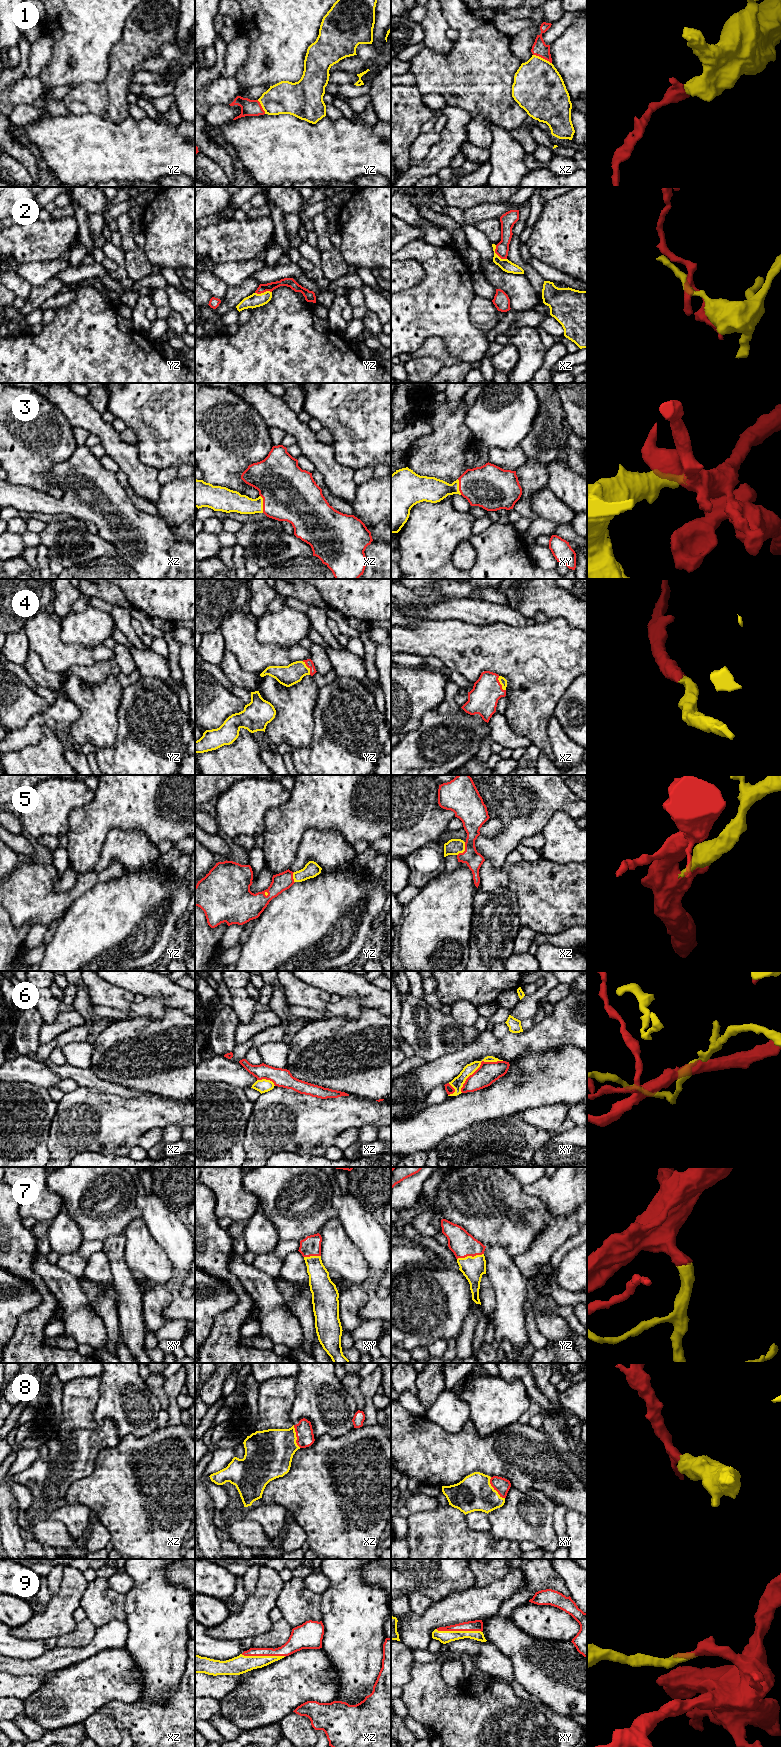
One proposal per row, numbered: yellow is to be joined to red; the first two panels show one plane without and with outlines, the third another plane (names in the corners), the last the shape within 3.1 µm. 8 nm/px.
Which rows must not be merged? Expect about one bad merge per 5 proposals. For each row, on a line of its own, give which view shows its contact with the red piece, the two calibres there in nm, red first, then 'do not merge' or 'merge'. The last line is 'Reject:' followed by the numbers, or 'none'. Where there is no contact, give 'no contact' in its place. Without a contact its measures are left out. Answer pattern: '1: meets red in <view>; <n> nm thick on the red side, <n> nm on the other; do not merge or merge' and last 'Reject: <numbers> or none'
1: meets red in xz; 120 nm thick on the red side, 400 nm on the other; do not merge
2: meets red in xz; 110 nm thick on the red side, 90 nm on the other; do not merge
3: meets red in xz; 440 nm thick on the red side, 180 nm on the other; merge
4: meets red in xz; 240 nm thick on the red side, 60 nm on the other; merge
5: meets red in xz; 170 nm thick on the red side, 130 nm on the other; merge
6: meets red in xy; 170 nm thick on the red side, 100 nm on the other; do not merge
7: meets red in yz; 200 nm thick on the red side, 180 nm on the other; merge
8: meets red in xy; 120 nm thick on the red side, 280 nm on the other; merge
9: meets red in xy; 90 nm thick on the red side, 100 nm on the other; merge
Reject: 1, 2, 6

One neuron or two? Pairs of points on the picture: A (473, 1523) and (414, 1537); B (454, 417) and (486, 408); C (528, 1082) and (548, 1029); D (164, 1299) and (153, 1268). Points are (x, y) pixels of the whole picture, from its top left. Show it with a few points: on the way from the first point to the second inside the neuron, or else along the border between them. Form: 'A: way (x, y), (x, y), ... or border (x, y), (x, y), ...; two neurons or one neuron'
A: border (464, 1515), (466, 1524), (471, 1529), (489, 1531); two neurons
B: border (467, 410), (465, 425), (472, 437); two neurons
C: border (561, 1047), (539, 1053), (527, 1053), (516, 1059); two neurons
D: border (148, 1282), (164, 1285); two neurons

